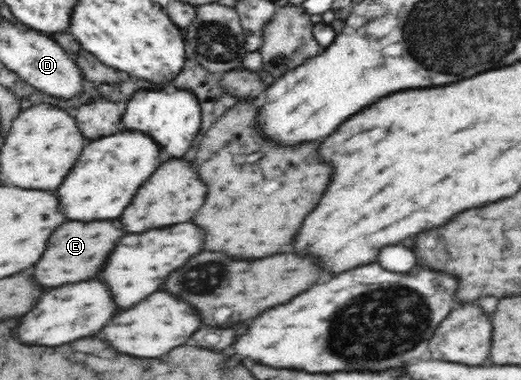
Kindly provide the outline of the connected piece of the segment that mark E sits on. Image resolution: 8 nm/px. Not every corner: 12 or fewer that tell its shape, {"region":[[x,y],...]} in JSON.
{"region":[[66,221],[32,267],[42,287],[94,279],[122,223]]}

